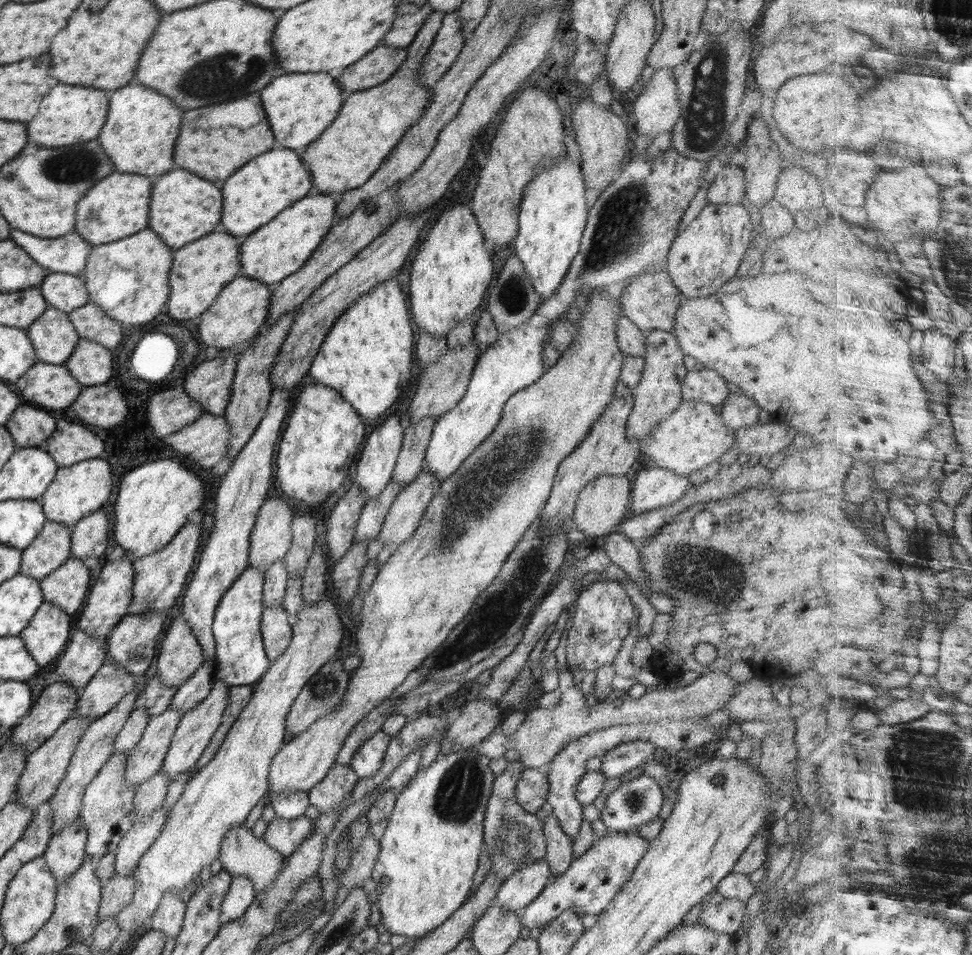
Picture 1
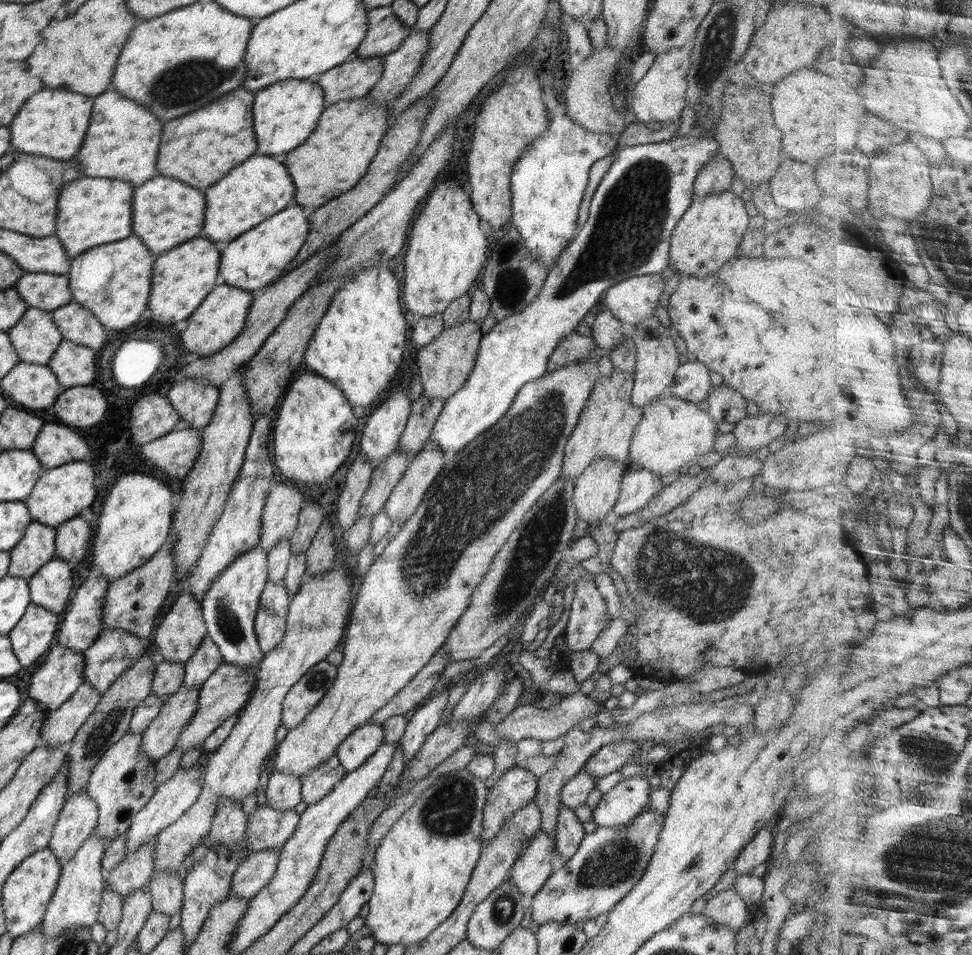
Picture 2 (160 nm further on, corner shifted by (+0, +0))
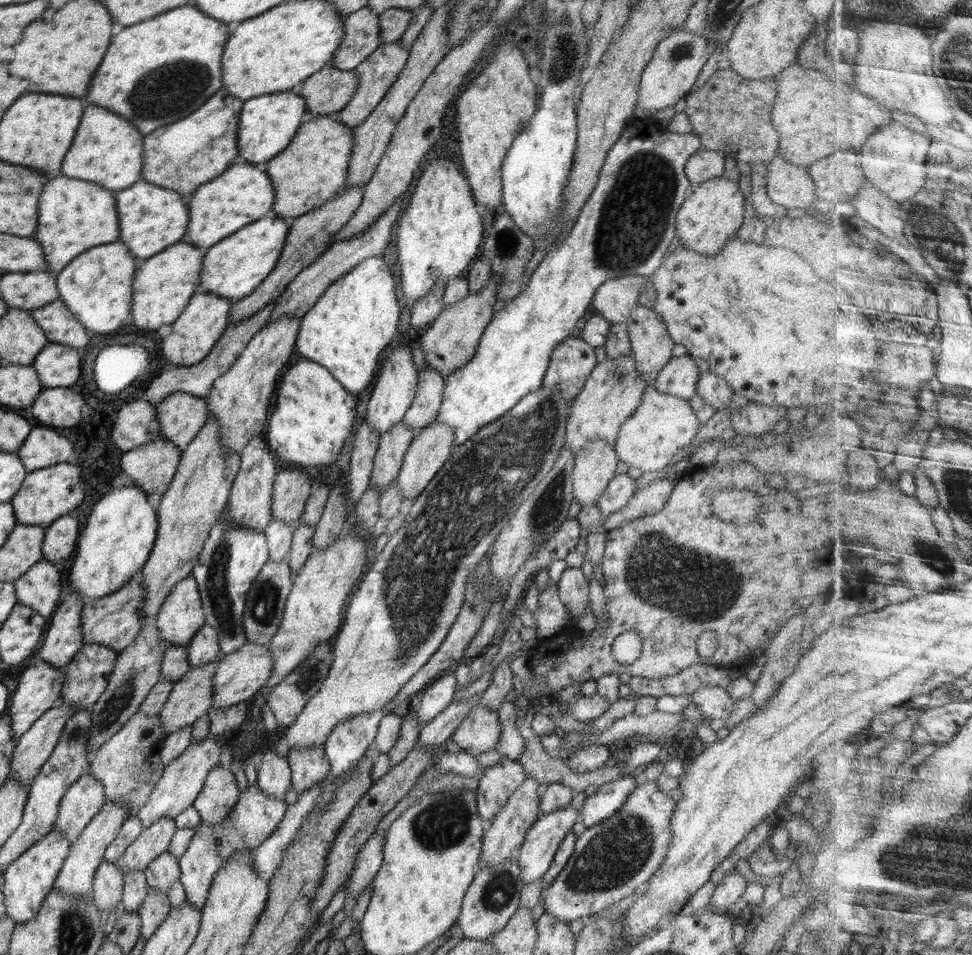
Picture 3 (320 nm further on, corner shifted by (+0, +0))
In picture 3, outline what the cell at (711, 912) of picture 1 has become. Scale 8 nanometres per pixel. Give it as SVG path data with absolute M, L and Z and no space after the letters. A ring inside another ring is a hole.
M736 868L728 871L728 874L722 878L722 882L716 886L708 908L722 914L738 915L742 908L742 896L746 884Z

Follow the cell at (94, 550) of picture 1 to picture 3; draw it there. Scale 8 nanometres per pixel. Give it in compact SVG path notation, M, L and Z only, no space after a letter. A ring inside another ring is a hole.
M64 515L45 527L46 538L42 542L42 558L61 567L63 561L73 558L80 538L78 519Z

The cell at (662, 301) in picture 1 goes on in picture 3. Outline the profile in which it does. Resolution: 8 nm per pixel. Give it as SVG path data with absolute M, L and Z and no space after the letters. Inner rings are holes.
M630 275L603 282L596 289L592 306L610 323L623 323L630 311L640 304L639 292L648 277Z

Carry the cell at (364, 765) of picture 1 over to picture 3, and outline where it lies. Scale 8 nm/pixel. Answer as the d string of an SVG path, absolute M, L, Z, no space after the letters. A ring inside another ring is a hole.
M383 711L363 712L336 723L323 744L330 763L328 776L346 774L376 738Z

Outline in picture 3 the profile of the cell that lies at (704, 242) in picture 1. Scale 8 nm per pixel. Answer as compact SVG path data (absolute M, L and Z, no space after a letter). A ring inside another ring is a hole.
M716 177L694 185L677 212L676 234L680 245L701 255L715 255L728 239L737 236L744 220L744 196L738 182Z

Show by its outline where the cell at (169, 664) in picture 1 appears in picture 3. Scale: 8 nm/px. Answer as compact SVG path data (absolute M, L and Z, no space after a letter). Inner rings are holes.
M190 574L177 582L169 595L166 595L155 626L168 644L186 647L204 623L205 614L199 588Z

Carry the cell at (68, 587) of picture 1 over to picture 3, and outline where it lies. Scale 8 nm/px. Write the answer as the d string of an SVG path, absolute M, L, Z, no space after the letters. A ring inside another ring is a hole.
M40 559L13 583L17 602L33 608L48 620L62 594L61 568Z

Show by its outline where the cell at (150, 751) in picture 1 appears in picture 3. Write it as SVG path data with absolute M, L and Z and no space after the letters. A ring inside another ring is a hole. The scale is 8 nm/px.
M219 661L190 667L182 678L173 684L172 691L159 712L167 736L185 726L192 726L212 708L212 677Z

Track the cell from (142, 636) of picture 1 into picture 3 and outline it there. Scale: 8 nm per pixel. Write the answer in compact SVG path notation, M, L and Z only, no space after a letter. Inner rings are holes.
M85 644L64 668L66 680L64 680L59 701L71 704L71 708L90 708L99 699L99 696L105 692L118 655L119 651L110 650L107 646Z

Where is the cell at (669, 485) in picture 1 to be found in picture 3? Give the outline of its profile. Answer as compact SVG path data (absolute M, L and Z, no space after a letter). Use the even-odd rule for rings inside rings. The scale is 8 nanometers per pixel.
M623 469L608 482L605 493L597 500L597 507L607 516L620 510L637 491L636 481Z

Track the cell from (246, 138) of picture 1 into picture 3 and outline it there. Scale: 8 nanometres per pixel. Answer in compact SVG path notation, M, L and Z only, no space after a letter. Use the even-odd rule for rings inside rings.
M219 88L198 110L147 134L142 141L141 180L168 188L188 202L201 184L239 161L237 130L243 100Z

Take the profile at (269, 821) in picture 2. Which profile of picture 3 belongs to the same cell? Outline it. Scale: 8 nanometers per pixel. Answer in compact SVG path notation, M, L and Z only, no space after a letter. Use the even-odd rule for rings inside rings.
M248 785L239 794L226 820L215 825L202 822L194 827L194 836L191 837L187 850L178 860L181 868L180 882L186 892L186 901L201 912L208 900L210 886L212 886L216 872L222 868L231 854L260 846L270 836L270 833L274 832L276 825L284 819L287 806L285 799L274 798L274 795L267 795L260 787Z

